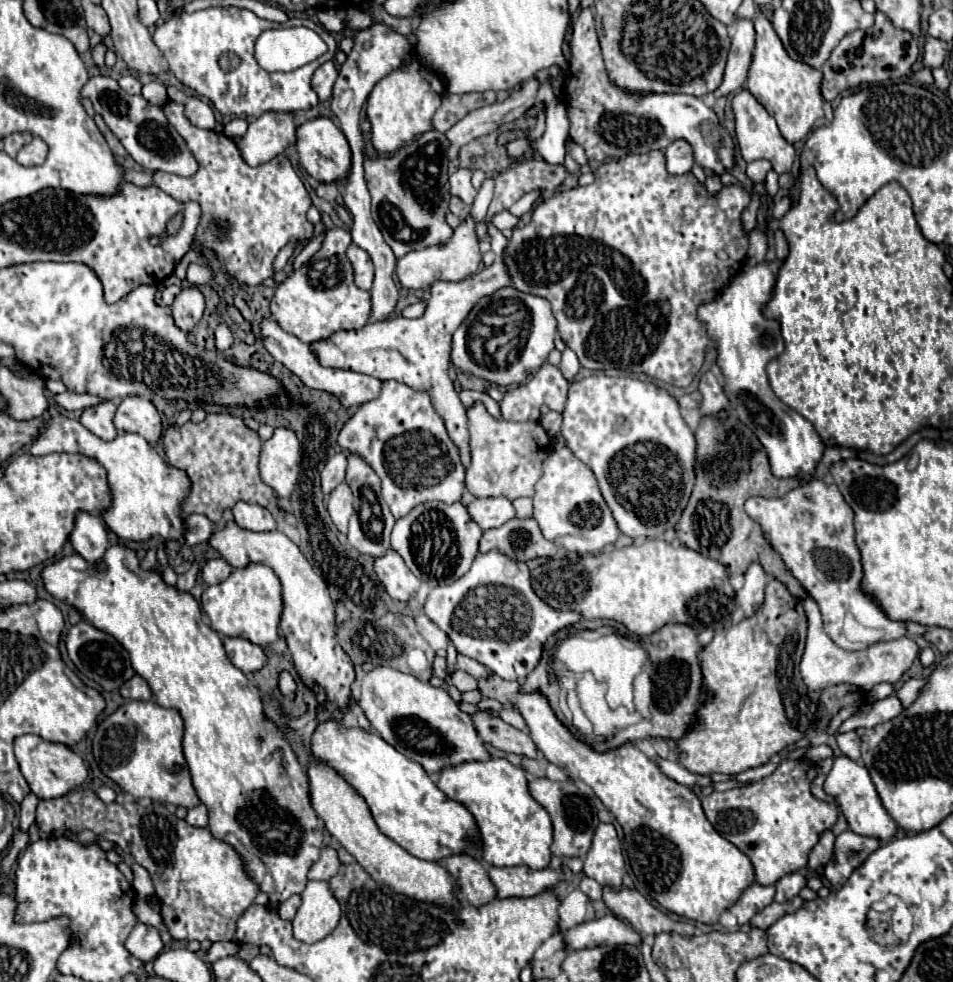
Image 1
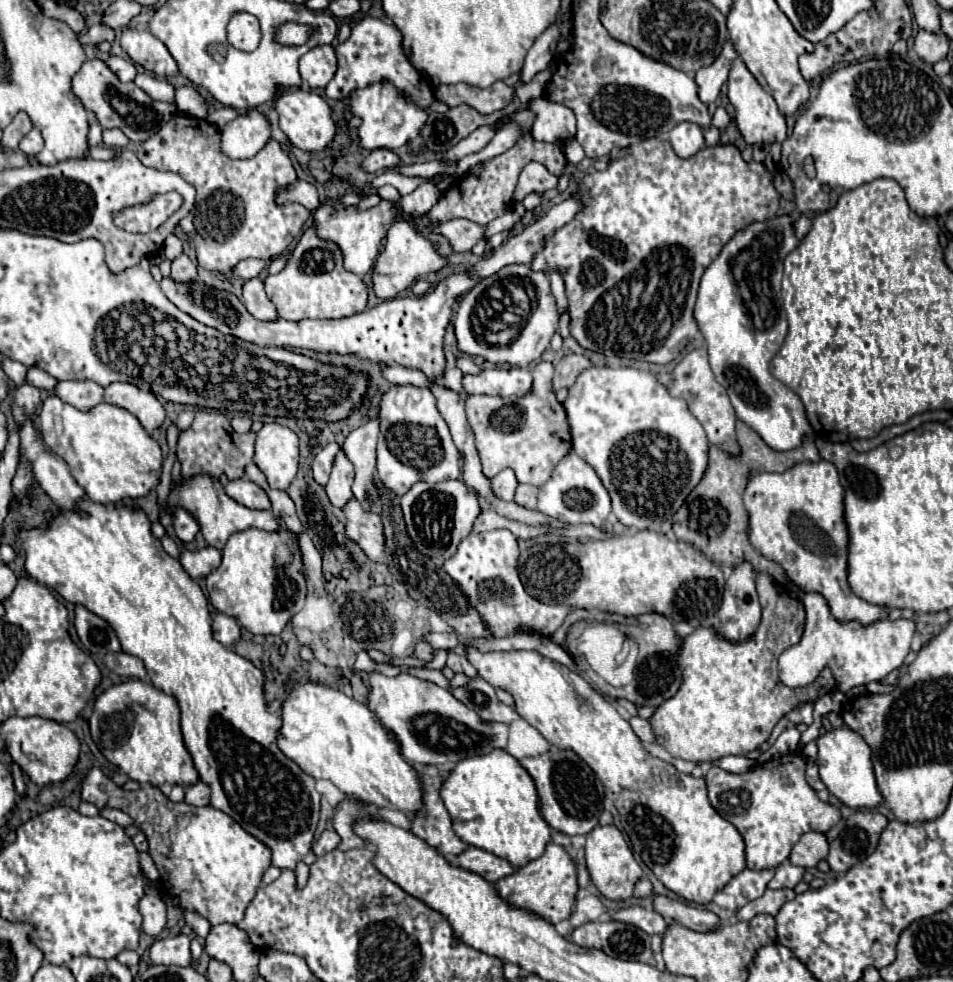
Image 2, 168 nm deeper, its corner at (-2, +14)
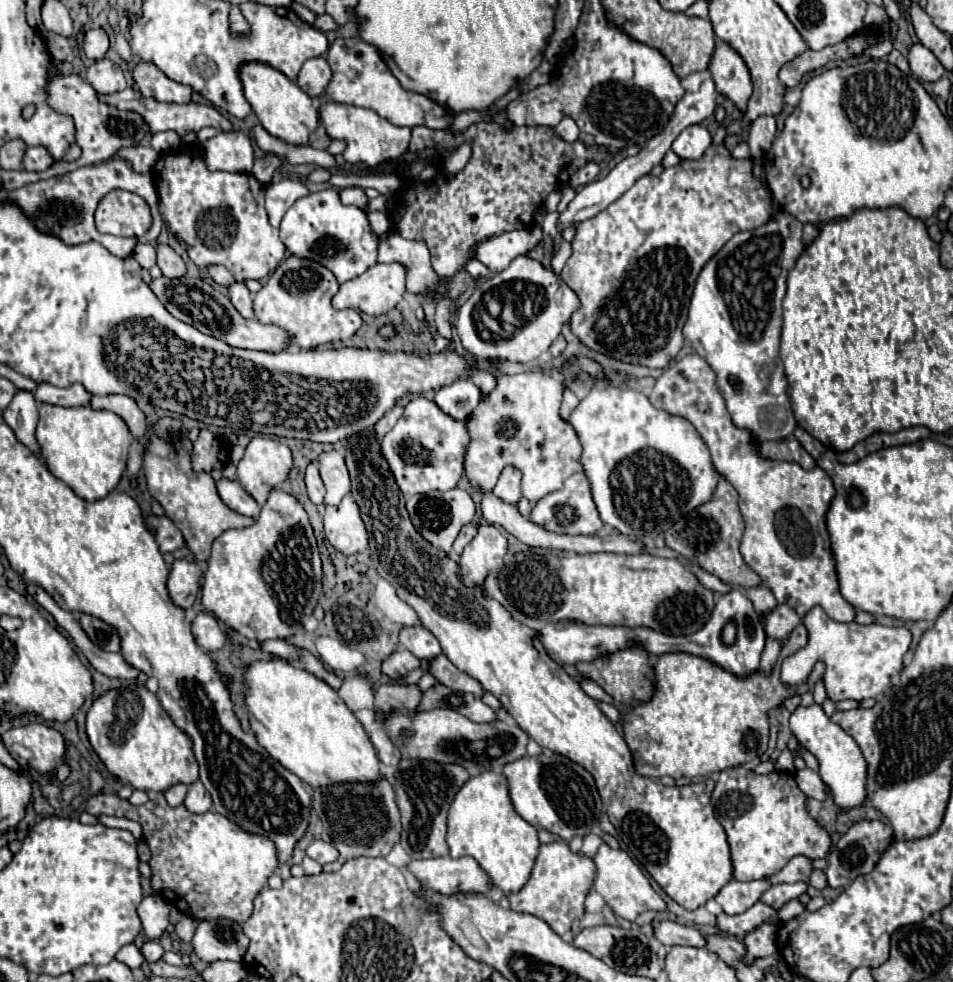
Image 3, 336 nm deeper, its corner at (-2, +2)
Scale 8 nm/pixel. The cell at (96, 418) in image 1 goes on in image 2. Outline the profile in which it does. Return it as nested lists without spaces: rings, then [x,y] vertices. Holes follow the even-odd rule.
[[[58,381],[52,391],[78,409],[90,409],[102,401],[102,387],[94,381]]]

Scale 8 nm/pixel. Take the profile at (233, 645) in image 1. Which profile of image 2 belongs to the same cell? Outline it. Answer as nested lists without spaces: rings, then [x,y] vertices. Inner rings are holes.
[[[216,613],[212,617],[212,635],[216,641],[220,641],[224,647],[232,647],[238,637],[240,637],[240,627],[238,621],[234,621],[234,617],[224,615],[224,613]]]

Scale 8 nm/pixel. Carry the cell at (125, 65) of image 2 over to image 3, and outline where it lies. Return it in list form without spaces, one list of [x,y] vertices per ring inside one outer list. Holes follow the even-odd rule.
[[[102,59],[102,61],[96,61],[88,73],[86,73],[86,79],[90,81],[90,85],[98,91],[98,93],[118,93],[122,89],[128,87],[126,83],[126,77],[122,73],[122,69],[112,63],[110,59]]]

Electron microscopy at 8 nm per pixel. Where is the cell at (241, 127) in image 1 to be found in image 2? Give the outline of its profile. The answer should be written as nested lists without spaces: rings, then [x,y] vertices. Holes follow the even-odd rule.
[[[222,107],[222,109],[214,109],[214,111],[210,111],[208,117],[206,117],[206,121],[212,123],[212,125],[216,125],[216,127],[220,129],[220,127],[226,125],[228,121],[232,121],[234,117],[238,117],[238,113],[236,113],[234,109],[230,109],[230,107]]]

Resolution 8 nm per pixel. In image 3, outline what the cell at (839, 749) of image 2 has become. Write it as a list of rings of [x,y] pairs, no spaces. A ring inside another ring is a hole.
[[[820,705],[810,707],[798,707],[790,715],[790,729],[800,741],[800,745],[810,751],[818,759],[820,777],[832,791],[832,799],[840,811],[850,811],[856,807],[862,807],[866,803],[866,759],[862,757],[862,751],[858,749],[858,743],[842,731],[836,723],[832,723]]]

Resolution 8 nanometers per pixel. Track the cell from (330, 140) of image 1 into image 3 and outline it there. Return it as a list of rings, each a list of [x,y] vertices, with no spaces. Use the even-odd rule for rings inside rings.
[[[262,63],[242,65],[240,79],[242,79],[242,87],[244,87],[244,95],[246,95],[248,103],[252,105],[256,117],[260,119],[262,127],[270,135],[274,135],[290,145],[308,145],[310,143],[310,131],[316,131],[316,127],[318,127],[318,109],[312,105],[312,99],[296,83],[292,83],[280,71],[276,71],[268,65],[262,65]]]

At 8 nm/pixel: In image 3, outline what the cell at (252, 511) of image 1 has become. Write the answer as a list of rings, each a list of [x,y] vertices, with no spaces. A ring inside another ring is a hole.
[[[222,479],[216,483],[218,493],[222,497],[222,501],[236,513],[246,515],[246,517],[258,517],[260,513],[260,505],[254,501],[254,497],[250,497],[250,493],[246,493],[246,489],[242,489],[242,485],[238,481],[228,481]]]

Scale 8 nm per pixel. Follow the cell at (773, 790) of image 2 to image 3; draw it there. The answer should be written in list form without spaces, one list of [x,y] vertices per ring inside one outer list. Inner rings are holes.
[[[744,767],[724,769],[720,771],[712,793],[712,807],[728,835],[736,881],[754,881],[758,877],[768,879],[794,855],[818,859],[826,857],[832,847],[830,833],[810,817],[806,795],[798,789],[792,773],[774,771],[758,775]]]

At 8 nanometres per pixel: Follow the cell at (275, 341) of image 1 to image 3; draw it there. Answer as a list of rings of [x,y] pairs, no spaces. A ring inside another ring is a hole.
[[[234,283],[228,287],[230,291],[230,301],[238,309],[238,313],[246,319],[254,319],[254,309],[252,309],[252,293],[244,283]]]

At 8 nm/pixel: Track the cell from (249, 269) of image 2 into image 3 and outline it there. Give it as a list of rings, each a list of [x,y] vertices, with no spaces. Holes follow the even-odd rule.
[[[212,265],[212,267],[208,267],[208,273],[210,273],[210,277],[212,277],[218,285],[230,287],[230,285],[238,283],[238,279],[236,279],[226,267],[222,267],[222,265]]]

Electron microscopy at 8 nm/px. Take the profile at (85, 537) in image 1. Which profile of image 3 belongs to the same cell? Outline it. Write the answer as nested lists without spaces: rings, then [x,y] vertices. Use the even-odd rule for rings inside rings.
[[[18,391],[4,411],[4,421],[10,425],[22,445],[26,445],[38,459],[42,459],[38,441],[34,437],[34,429],[38,425],[38,403],[34,395],[28,391]]]

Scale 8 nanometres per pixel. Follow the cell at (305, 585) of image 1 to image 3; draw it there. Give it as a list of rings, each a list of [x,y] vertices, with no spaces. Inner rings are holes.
[[[172,417],[160,419],[152,427],[152,441],[144,451],[142,471],[148,481],[148,491],[164,507],[166,517],[182,531],[186,545],[196,555],[198,561],[210,559],[212,541],[218,539],[226,529],[246,529],[254,525],[252,517],[242,517],[240,513],[228,509],[216,491],[216,481],[208,473],[194,473],[190,467],[192,443],[180,431],[180,421]]]

